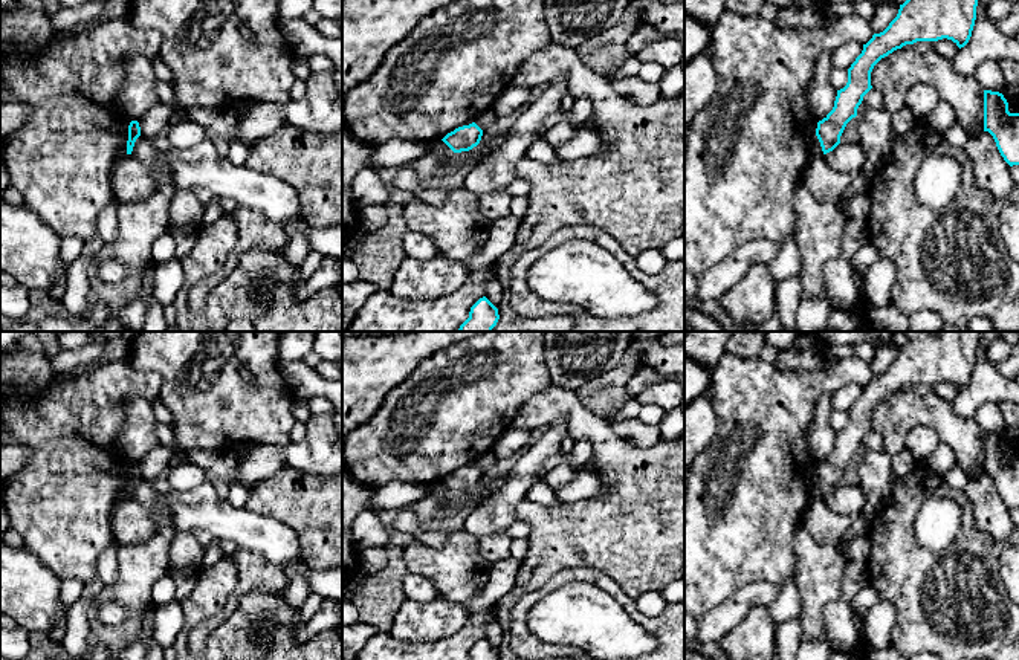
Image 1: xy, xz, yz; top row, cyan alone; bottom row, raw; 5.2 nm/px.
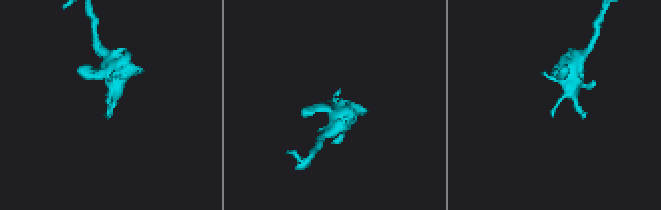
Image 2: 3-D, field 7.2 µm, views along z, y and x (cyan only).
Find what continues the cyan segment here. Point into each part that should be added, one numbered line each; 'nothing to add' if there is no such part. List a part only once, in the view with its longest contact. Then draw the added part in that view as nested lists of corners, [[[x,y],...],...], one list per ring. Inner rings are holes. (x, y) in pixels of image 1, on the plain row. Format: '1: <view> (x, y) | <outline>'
nothing to add

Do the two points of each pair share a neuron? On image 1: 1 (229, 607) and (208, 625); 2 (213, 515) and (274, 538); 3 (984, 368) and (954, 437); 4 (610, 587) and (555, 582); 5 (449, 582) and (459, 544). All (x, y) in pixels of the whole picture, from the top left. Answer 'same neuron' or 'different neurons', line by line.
1: same neuron
2: same neuron
3: different neurons
4: same neuron
5: same neuron

